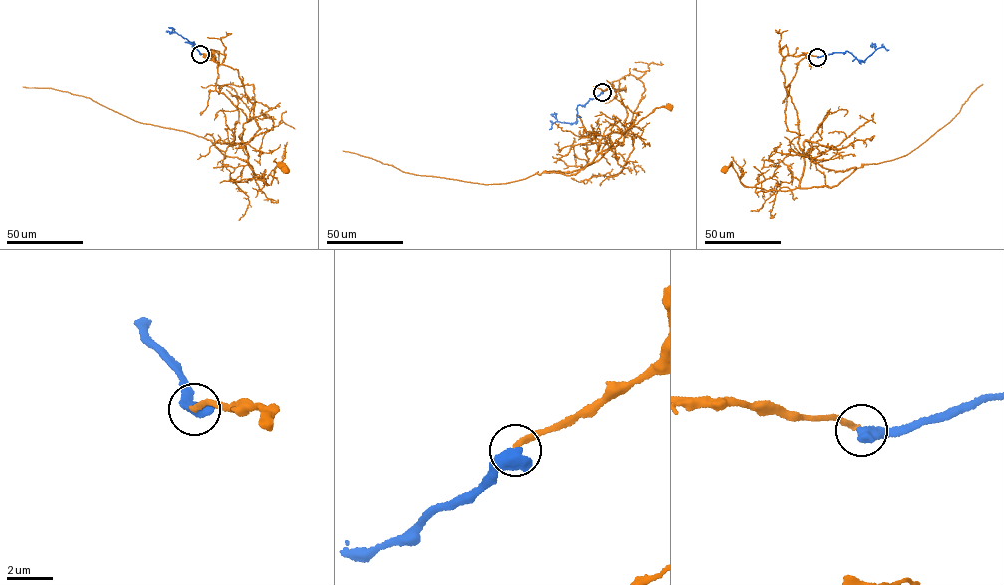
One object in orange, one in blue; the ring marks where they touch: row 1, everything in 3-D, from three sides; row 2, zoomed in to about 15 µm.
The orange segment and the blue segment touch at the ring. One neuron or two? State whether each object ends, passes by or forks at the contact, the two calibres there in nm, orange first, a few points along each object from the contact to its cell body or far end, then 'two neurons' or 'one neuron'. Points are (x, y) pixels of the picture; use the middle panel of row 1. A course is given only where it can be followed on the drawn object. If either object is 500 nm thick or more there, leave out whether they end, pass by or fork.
220 nm thick on the orange side, 650 nm on the other; orange runs (602, 92), (627, 75), (642, 82), (622, 142), (578, 170), (543, 172), (574, 175), (656, 107), (668, 107); blue runs (602, 92), (577, 106), (574, 122), (556, 121), (549, 129); one neuron

